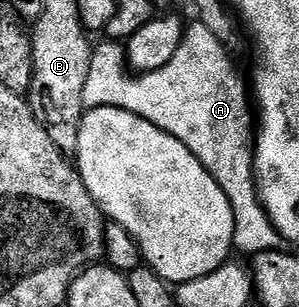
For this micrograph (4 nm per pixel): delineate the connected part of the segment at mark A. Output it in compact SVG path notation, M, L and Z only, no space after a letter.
M197 19L191 20L185 26L180 48L176 55L172 55L172 63L168 67L160 67L160 71L132 75L126 64L126 51L121 44L112 40L103 40L102 46L94 49L94 54L88 67L88 80L84 82L82 92L83 110L99 109L100 107L116 107L160 127L168 135L180 139L192 155L216 179L216 183L224 191L228 203L232 207L234 216L234 249L237 252L273 253L279 248L280 238L278 230L270 222L270 216L262 205L262 198L258 196L258 186L254 179L254 150L256 148L256 121L250 118L252 97L248 92L248 85L242 82L234 61L230 58L231 50L223 45L204 23Z

